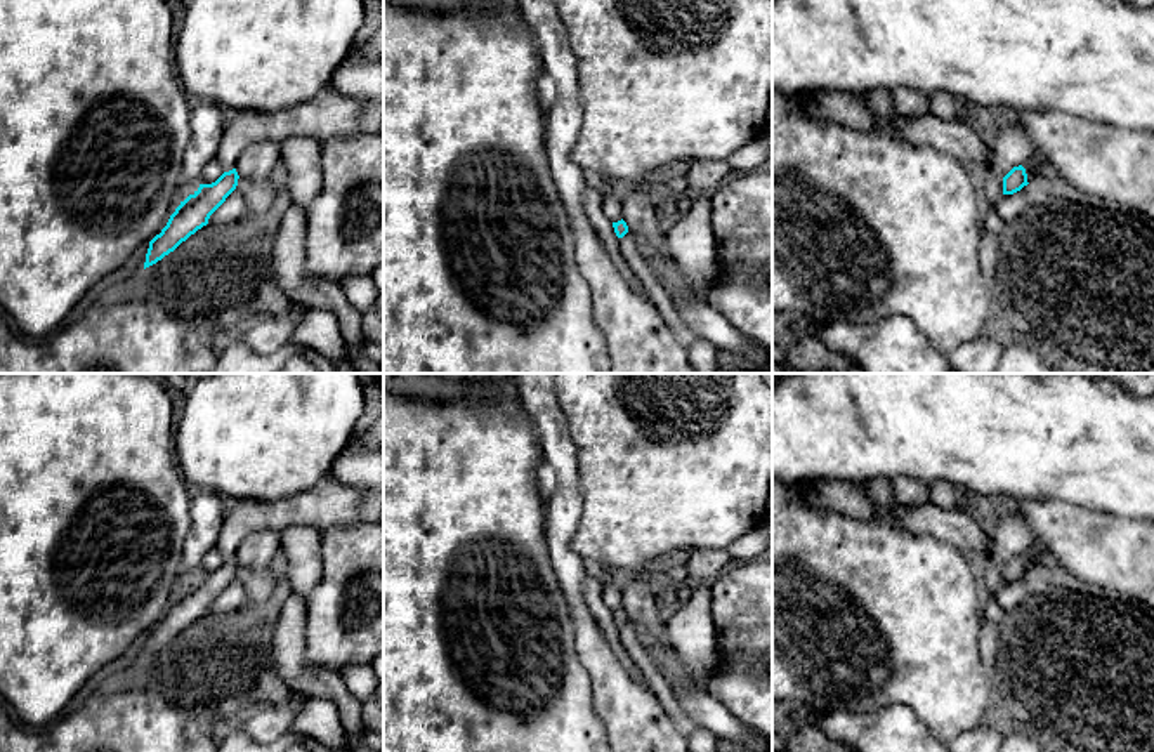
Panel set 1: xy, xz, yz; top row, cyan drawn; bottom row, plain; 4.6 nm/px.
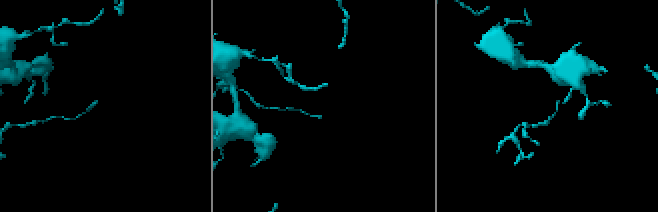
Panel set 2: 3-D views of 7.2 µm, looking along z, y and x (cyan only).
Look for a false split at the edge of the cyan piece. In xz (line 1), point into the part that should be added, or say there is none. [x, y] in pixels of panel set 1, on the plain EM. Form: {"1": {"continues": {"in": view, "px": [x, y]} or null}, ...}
{"1": {"continues": null}}

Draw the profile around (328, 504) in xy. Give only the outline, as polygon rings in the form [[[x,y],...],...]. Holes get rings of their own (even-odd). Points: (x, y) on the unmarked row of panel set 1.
[[[328,474],[311,490],[285,500],[229,504],[215,549],[224,561],[229,561],[236,557],[243,538],[259,530],[279,531],[290,526],[311,526],[323,533],[361,521],[366,521],[361,512],[361,491]]]

